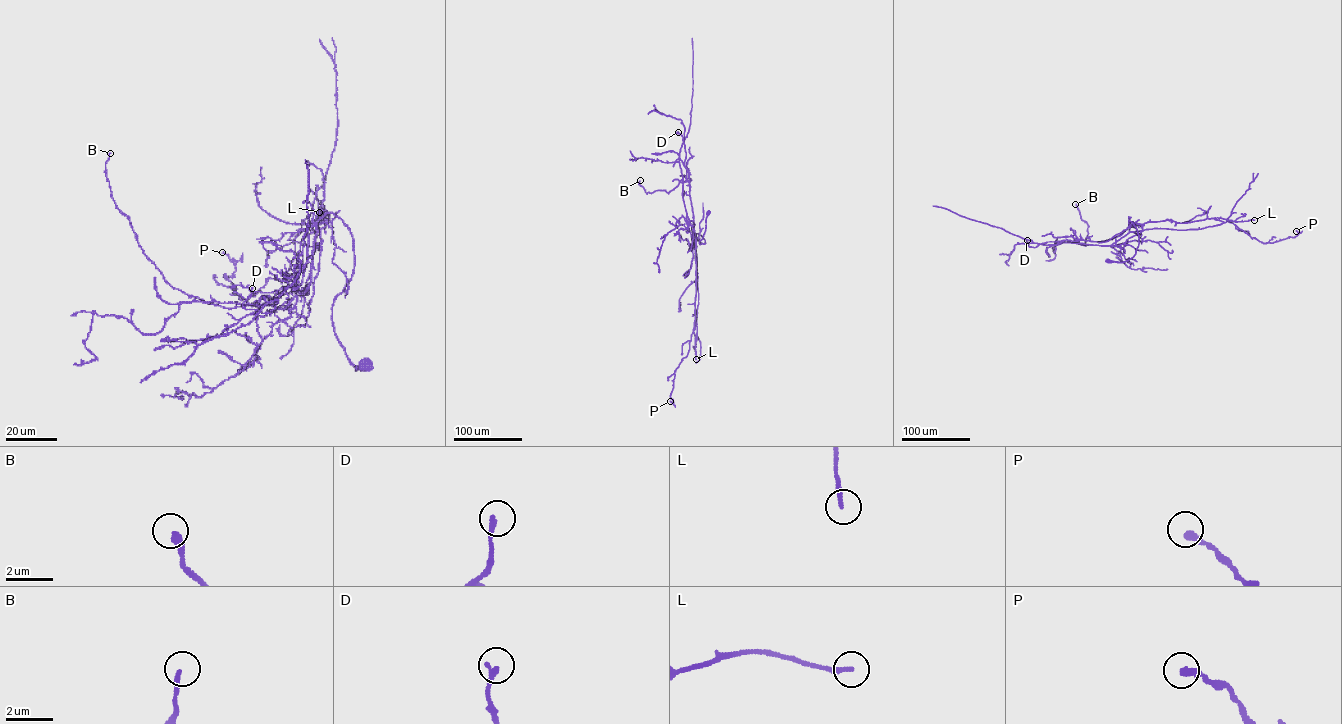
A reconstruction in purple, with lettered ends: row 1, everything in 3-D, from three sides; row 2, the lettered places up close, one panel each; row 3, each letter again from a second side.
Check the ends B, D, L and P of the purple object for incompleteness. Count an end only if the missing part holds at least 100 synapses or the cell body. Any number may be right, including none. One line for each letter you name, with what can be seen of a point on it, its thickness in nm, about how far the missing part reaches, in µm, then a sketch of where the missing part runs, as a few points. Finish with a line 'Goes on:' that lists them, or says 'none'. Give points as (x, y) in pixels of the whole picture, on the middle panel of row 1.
Goes on: none

